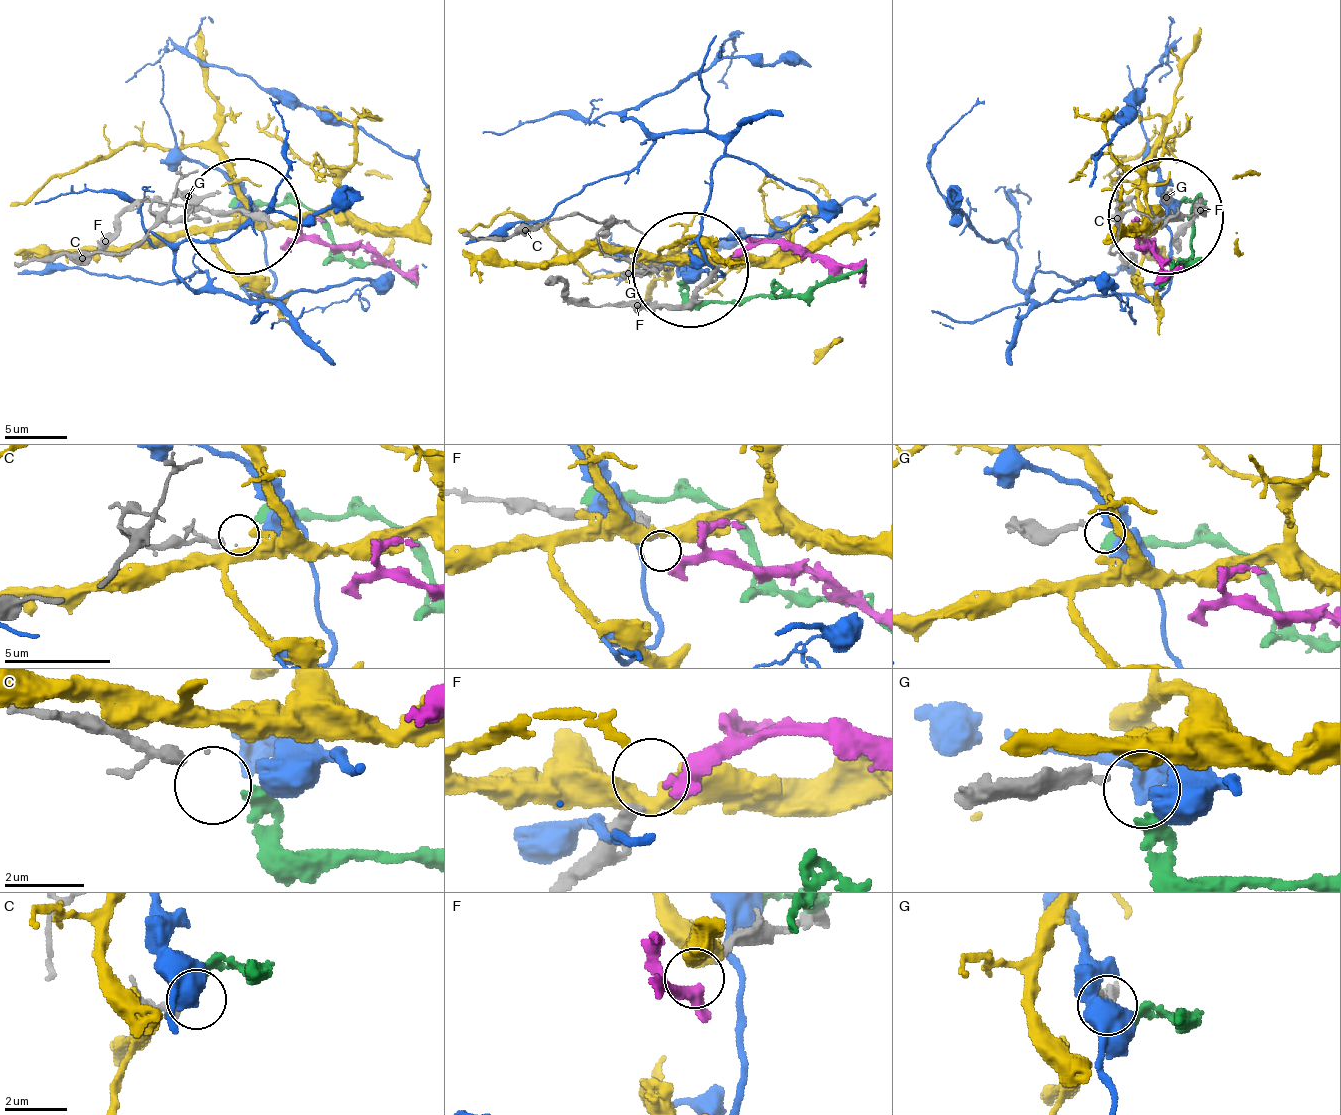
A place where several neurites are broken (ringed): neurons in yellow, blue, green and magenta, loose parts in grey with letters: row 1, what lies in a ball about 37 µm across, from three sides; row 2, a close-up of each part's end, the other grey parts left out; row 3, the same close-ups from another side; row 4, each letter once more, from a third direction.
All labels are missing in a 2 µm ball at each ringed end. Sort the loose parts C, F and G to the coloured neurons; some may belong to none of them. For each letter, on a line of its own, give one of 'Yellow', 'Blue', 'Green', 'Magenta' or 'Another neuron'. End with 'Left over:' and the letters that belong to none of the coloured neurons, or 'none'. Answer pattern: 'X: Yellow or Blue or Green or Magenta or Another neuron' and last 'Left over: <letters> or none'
C: Another neuron
F: Magenta
G: Green
Left over: C

